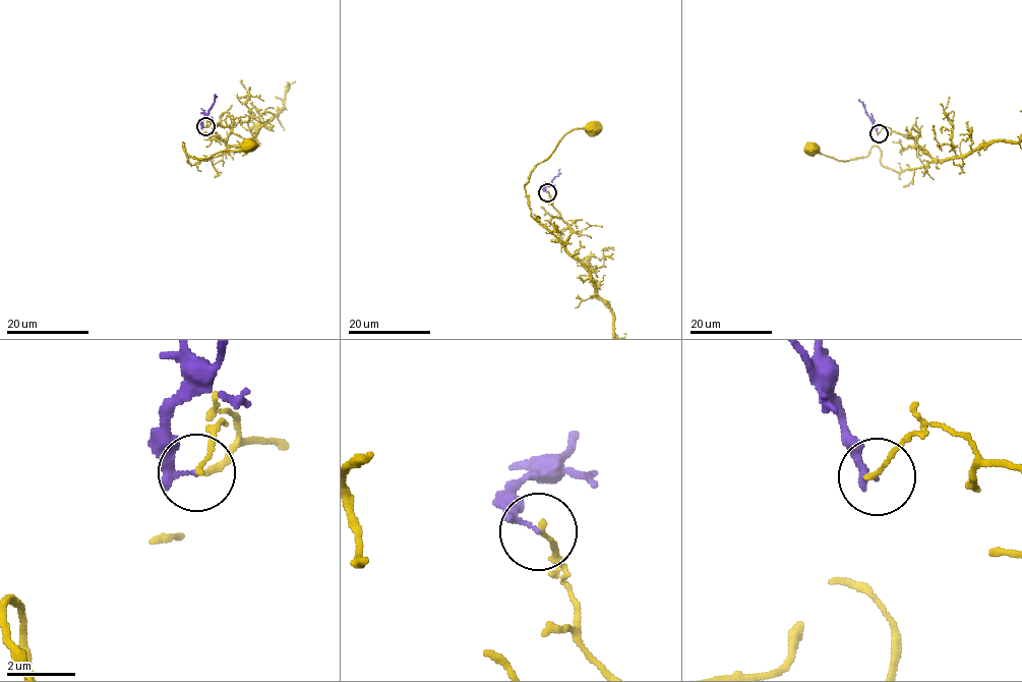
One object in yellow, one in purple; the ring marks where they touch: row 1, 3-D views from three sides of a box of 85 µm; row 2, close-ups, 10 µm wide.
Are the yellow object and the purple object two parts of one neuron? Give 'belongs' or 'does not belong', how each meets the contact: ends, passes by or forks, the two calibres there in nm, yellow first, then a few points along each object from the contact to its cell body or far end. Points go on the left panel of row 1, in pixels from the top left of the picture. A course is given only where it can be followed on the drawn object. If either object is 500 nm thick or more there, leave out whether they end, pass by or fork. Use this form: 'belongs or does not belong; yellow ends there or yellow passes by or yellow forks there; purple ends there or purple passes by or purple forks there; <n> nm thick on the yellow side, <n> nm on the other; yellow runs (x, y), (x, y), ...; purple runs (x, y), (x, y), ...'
does not belong; yellow ends there; purple ends there; 130 nm thick on the yellow side, 170 nm on the other; yellow runs (205, 127), (209, 119), (230, 128), (226, 149), (191, 165), (183, 141), (187, 154), (205, 159), (249, 146); purple runs (205, 127), (201, 121), (216, 94)

